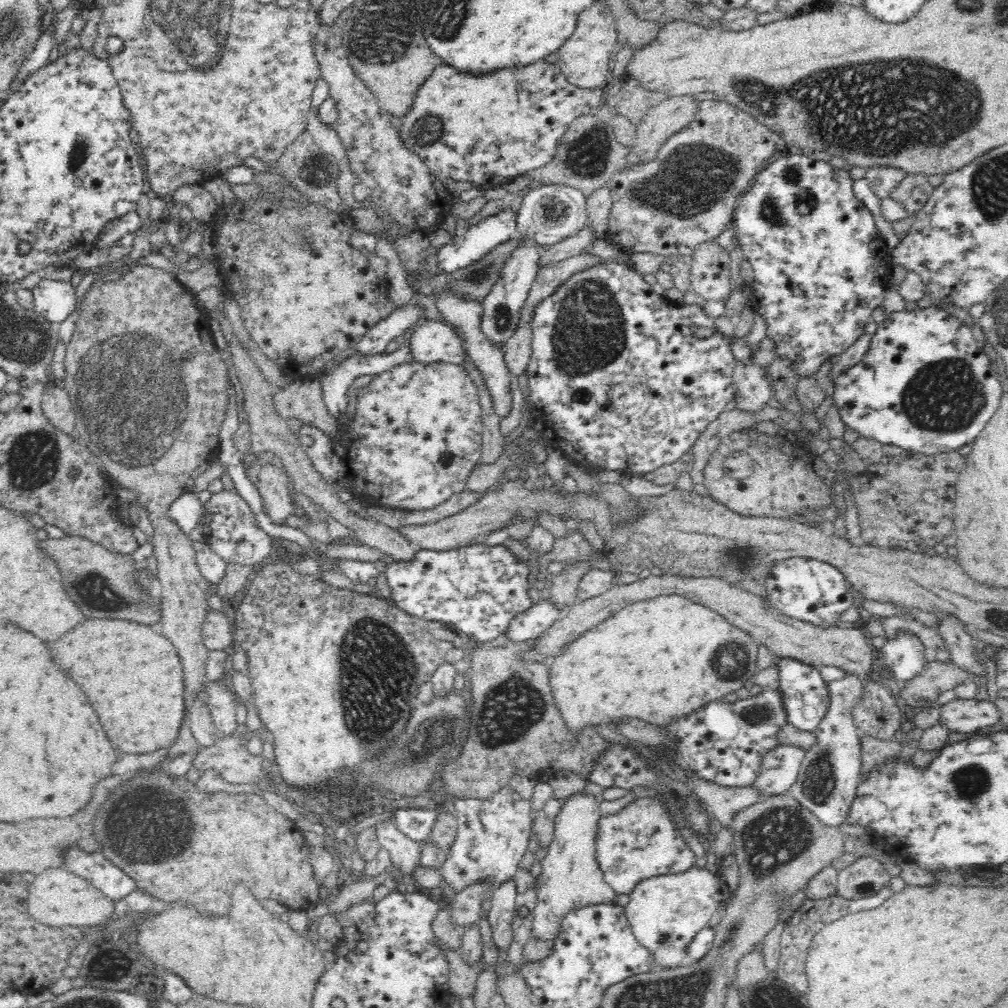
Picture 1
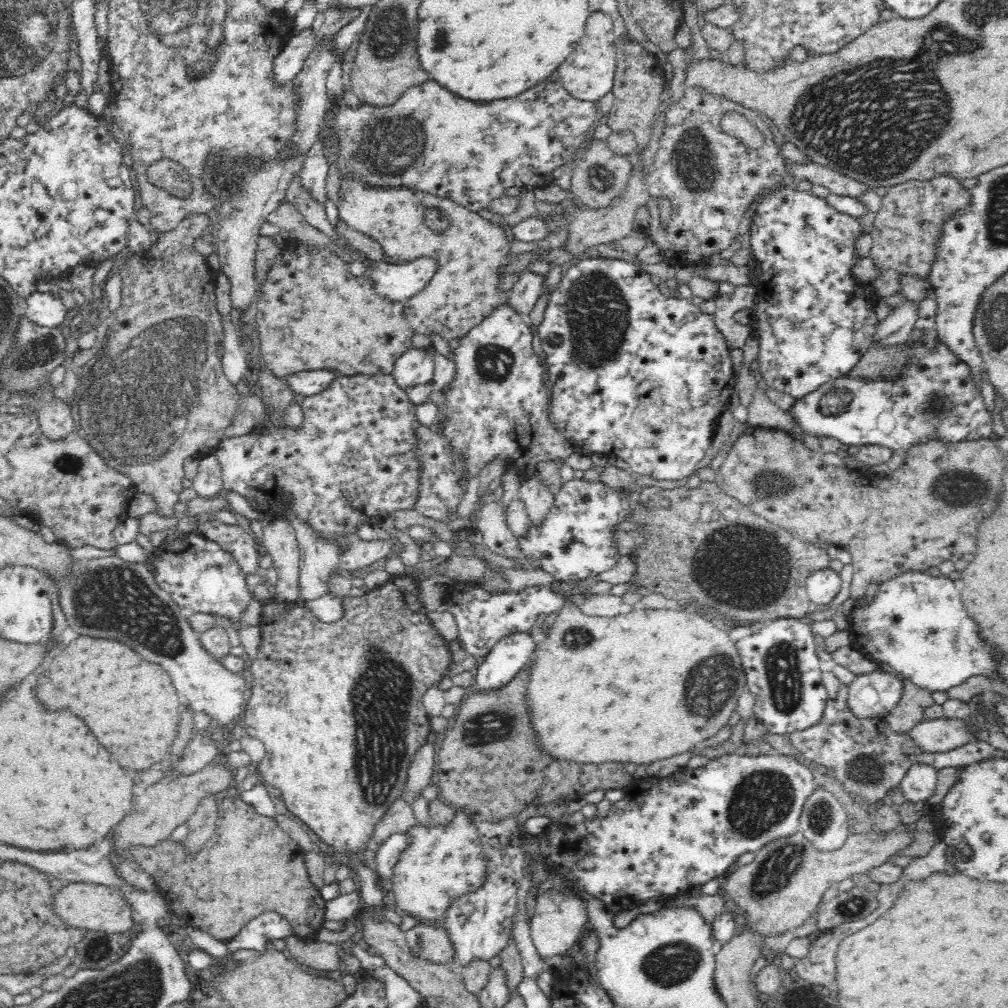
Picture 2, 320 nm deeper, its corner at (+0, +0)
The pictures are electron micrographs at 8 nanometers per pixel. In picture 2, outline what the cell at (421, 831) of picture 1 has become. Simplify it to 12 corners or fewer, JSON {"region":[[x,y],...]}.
{"region":[[409,830],[375,849],[376,876],[390,878],[398,855],[411,846]]}

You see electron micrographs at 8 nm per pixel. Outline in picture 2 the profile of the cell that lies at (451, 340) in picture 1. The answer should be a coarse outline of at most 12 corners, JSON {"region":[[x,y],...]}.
{"region":[[432,345],[410,347],[392,376],[402,390],[429,384],[437,367]]}

